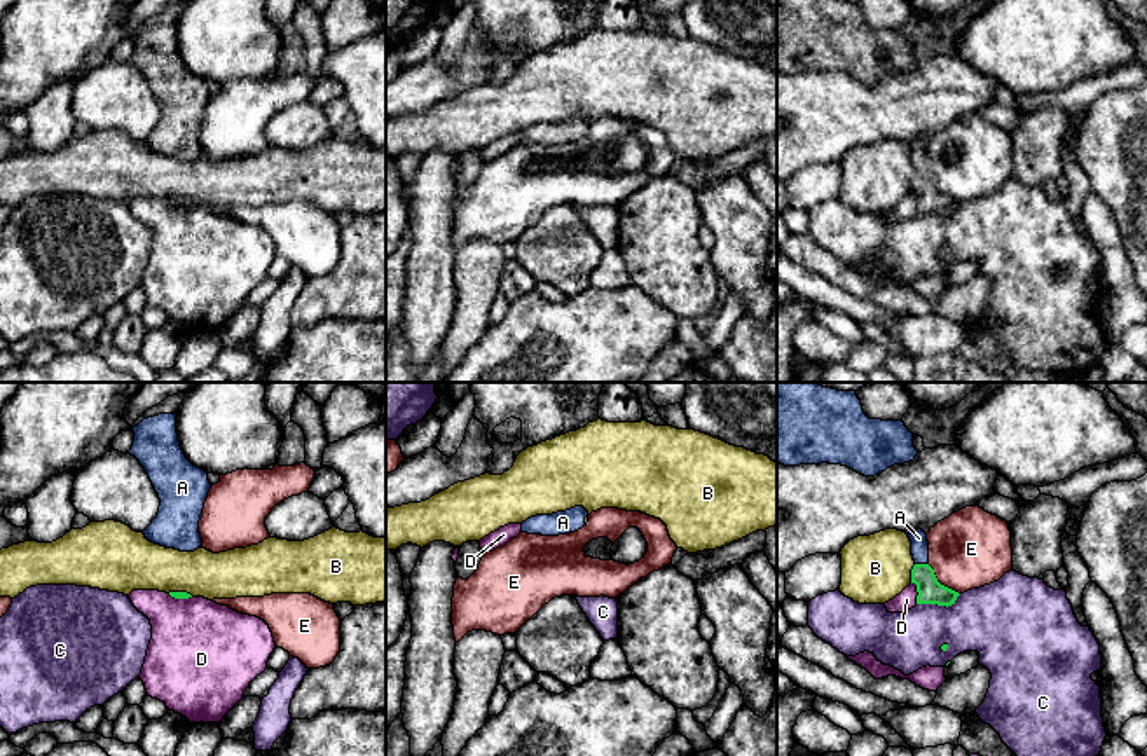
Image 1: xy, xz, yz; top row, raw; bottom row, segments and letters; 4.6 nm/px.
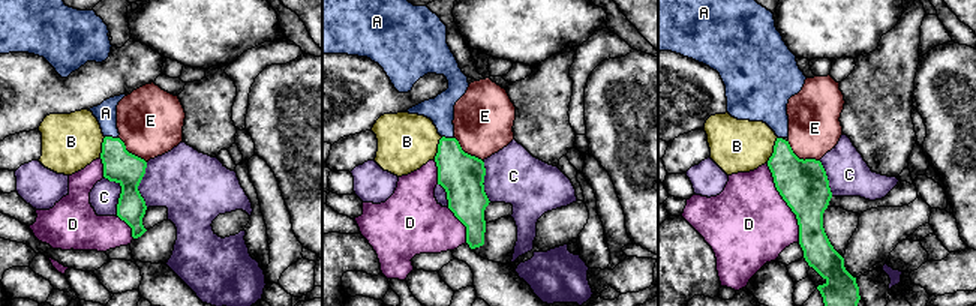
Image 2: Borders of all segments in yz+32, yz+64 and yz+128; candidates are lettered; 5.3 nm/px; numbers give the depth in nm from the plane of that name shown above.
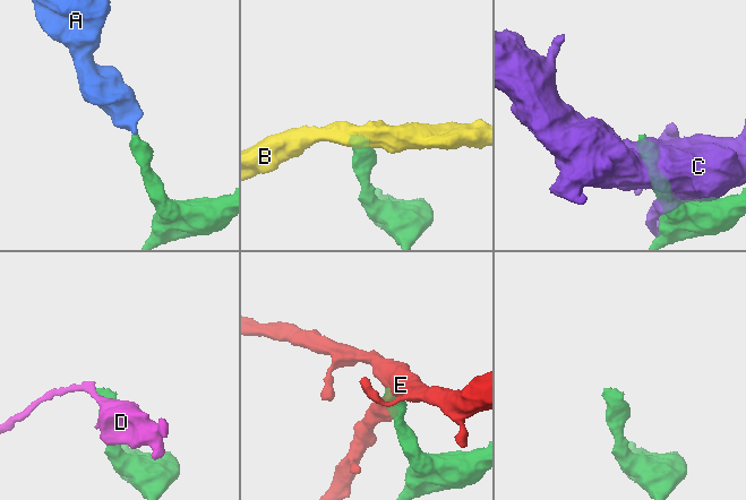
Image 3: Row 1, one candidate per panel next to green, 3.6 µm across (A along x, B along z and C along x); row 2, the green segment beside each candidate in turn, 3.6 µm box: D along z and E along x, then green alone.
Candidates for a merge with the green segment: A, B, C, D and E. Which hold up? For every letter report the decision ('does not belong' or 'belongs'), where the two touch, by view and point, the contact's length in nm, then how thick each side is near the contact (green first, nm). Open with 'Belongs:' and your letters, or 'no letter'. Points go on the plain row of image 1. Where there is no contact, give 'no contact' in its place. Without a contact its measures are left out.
Belongs: A
A: belongs; meets green in yz at (922, 173); contact 60 nm long; 110 nm thick on the green side, 80 nm on the other
B: does not belong; meets green in yz at (912, 182); contact 90 nm long; 110 nm thick on the green side, 320 nm on the other
C: does not belong; meets green in yz at (938, 213); contact 220 nm long; 110 nm thick on the green side, 300 nm on the other
D: does not belong; meets green in yz at (917, 199); contact 110 nm long; 110 nm thick on the green side, 90 nm on the other
E: does not belong; meets green in yz at (940, 192); contact 200 nm long; 110 nm thick on the green side, 360 nm on the other

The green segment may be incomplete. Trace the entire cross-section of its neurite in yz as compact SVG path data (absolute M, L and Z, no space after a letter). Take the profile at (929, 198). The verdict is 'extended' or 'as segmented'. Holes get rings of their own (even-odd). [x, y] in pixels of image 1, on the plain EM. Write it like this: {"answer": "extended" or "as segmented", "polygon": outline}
{"answer": "extended", "polygon": "M917 138L908 143L911 150L911 164L915 175L911 178L911 192L917 194L917 213L938 213L951 215L955 213L958 201L941 194L934 183L934 178L929 175L929 150L927 143L922 138Z"}

